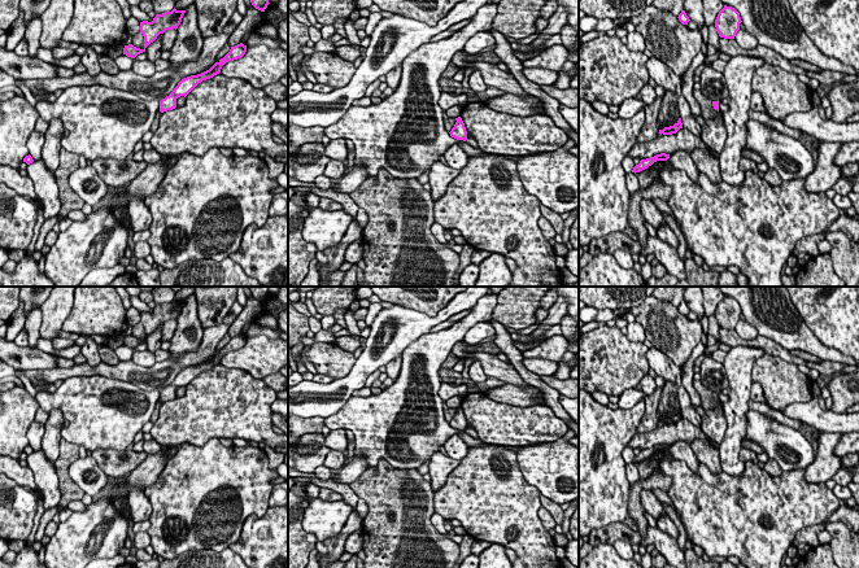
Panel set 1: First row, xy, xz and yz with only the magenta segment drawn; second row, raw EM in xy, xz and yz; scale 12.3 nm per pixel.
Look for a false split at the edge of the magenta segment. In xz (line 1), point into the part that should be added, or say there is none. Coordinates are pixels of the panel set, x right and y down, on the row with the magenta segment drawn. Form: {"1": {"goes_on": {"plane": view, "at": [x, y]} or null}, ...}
{"1": {"goes_on": null}}

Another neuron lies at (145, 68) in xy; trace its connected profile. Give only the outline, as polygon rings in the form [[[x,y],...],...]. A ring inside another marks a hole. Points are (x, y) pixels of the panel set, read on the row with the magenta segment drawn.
[[[148,58],[143,61],[134,60],[131,70],[141,77],[152,77],[156,73],[154,64]]]

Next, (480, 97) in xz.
[[[487,87],[487,89],[484,92],[476,92],[474,97],[467,97],[467,100],[461,105],[462,108],[470,102],[479,102],[483,104],[487,99],[489,97],[497,97],[497,96],[502,96],[506,92],[503,92],[502,89],[498,89],[496,87]]]

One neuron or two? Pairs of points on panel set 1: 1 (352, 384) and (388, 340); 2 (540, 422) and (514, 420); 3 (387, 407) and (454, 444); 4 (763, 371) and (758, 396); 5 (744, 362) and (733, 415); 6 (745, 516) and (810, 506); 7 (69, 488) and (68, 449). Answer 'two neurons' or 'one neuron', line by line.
1: one neuron
2: one neuron
3: two neurons
4: two neurons
5: one neuron
6: one neuron
7: one neuron

